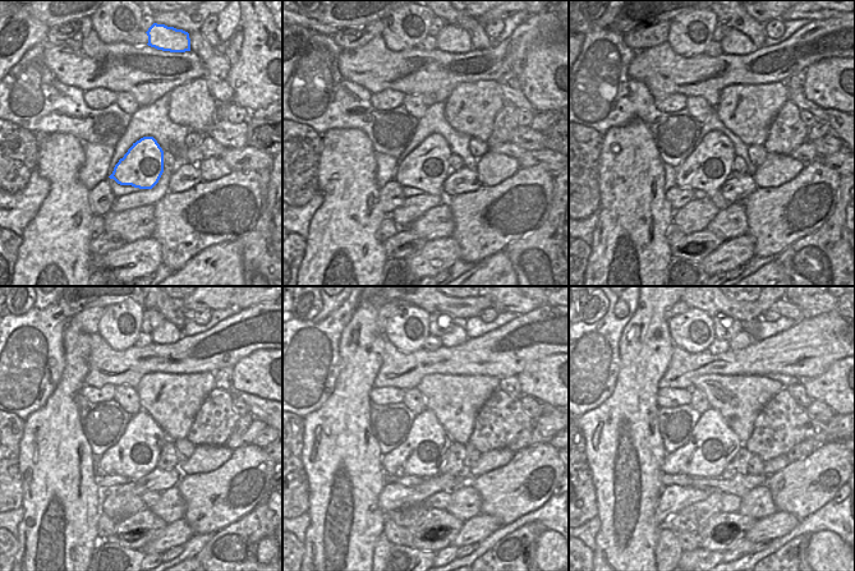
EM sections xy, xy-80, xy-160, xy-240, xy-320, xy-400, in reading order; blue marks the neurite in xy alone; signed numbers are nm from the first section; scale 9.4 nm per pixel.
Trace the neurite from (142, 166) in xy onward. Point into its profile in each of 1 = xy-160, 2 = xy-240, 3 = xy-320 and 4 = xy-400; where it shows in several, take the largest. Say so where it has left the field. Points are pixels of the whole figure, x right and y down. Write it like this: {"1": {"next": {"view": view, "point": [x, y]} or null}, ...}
{"1": {"next": {"view": "xy-160", "point": [709, 165]}}, "2": {"next": {"view": "xy-240", "point": [136, 454]}}, "3": {"next": {"view": "xy-320", "point": [422, 454]}}, "4": {"next": {"view": "xy-400", "point": [712, 445]}}}

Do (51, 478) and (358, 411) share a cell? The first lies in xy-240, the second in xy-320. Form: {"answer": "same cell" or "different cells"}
{"answer": "same cell"}

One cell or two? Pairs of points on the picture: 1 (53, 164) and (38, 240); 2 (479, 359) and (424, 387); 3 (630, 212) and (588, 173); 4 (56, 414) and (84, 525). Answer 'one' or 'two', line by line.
1: one
2: two
3: two
4: one

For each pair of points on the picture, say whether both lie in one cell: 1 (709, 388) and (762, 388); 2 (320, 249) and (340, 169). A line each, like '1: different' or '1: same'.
1: same
2: same

